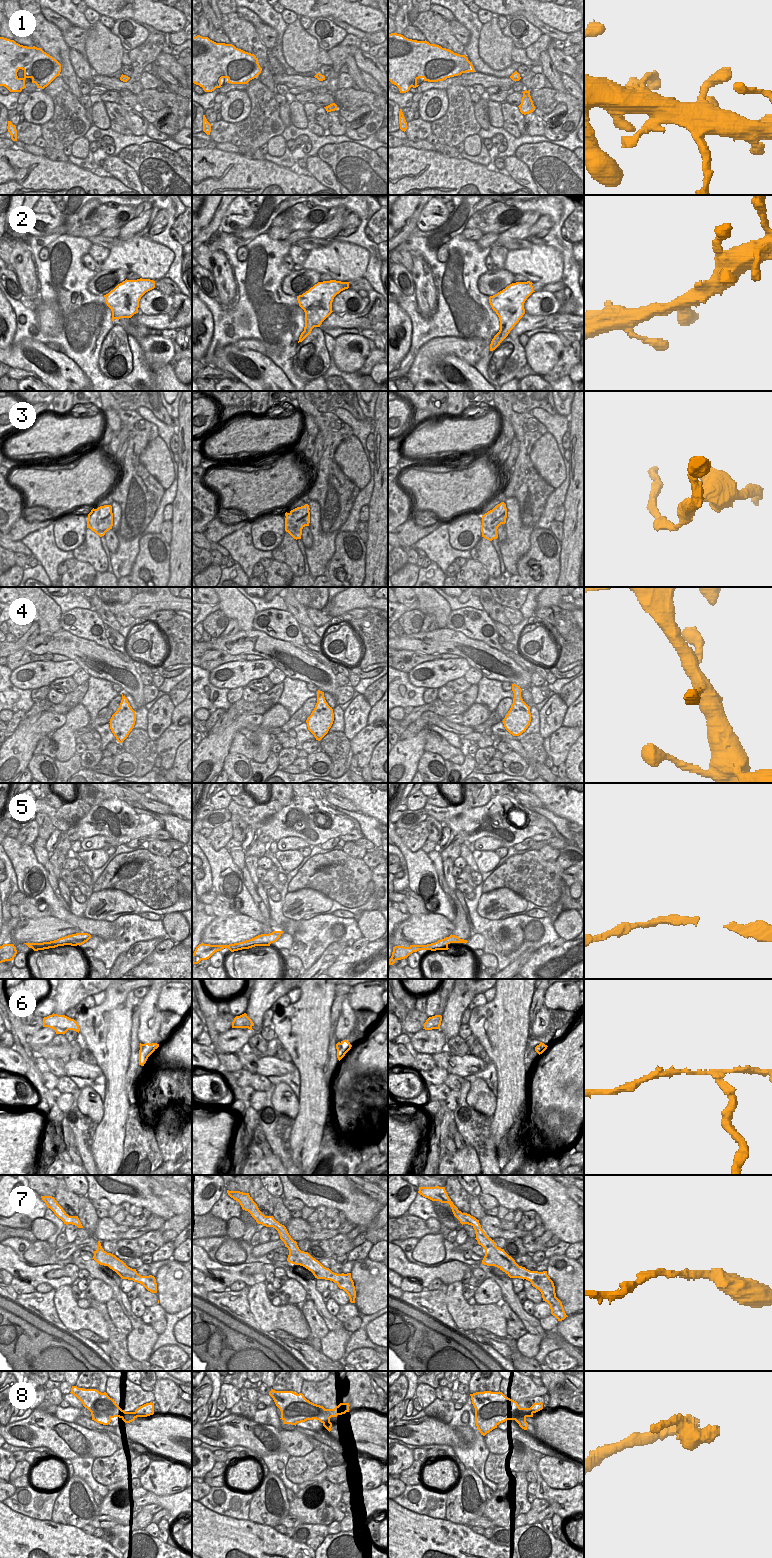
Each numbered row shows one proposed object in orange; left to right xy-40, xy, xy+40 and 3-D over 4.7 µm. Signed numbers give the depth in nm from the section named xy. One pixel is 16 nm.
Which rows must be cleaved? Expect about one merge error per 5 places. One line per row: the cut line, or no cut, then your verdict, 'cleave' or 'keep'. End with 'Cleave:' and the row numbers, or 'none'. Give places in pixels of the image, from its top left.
1: cut none; keep
2: cut none; keep
3: cut none; keep
4: cut none; keep
5: cut none; keep
6: cut xy-40 (142, 1044), (155, 1048); cleave
7: cut none; keep
8: cut xy+40 (520, 1408), (532, 1413); cleave
Cleave: 6, 8

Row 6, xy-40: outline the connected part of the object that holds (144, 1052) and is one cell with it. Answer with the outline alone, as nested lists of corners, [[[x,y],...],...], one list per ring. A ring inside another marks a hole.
[[[140,1043],[139,1065],[144,1066],[148,1057],[155,1051],[154,1047],[146,1047]]]

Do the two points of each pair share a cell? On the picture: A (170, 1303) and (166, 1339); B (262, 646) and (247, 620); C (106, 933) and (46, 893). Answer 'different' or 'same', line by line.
A: different
B: different
C: same

